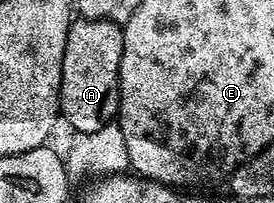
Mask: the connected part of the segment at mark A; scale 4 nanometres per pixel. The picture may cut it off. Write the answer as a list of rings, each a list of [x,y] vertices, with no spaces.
[[[77,17],[66,36],[66,52],[62,56],[62,84],[60,85],[60,114],[78,133],[98,131],[113,121],[120,112],[120,65],[124,32],[119,22]]]

